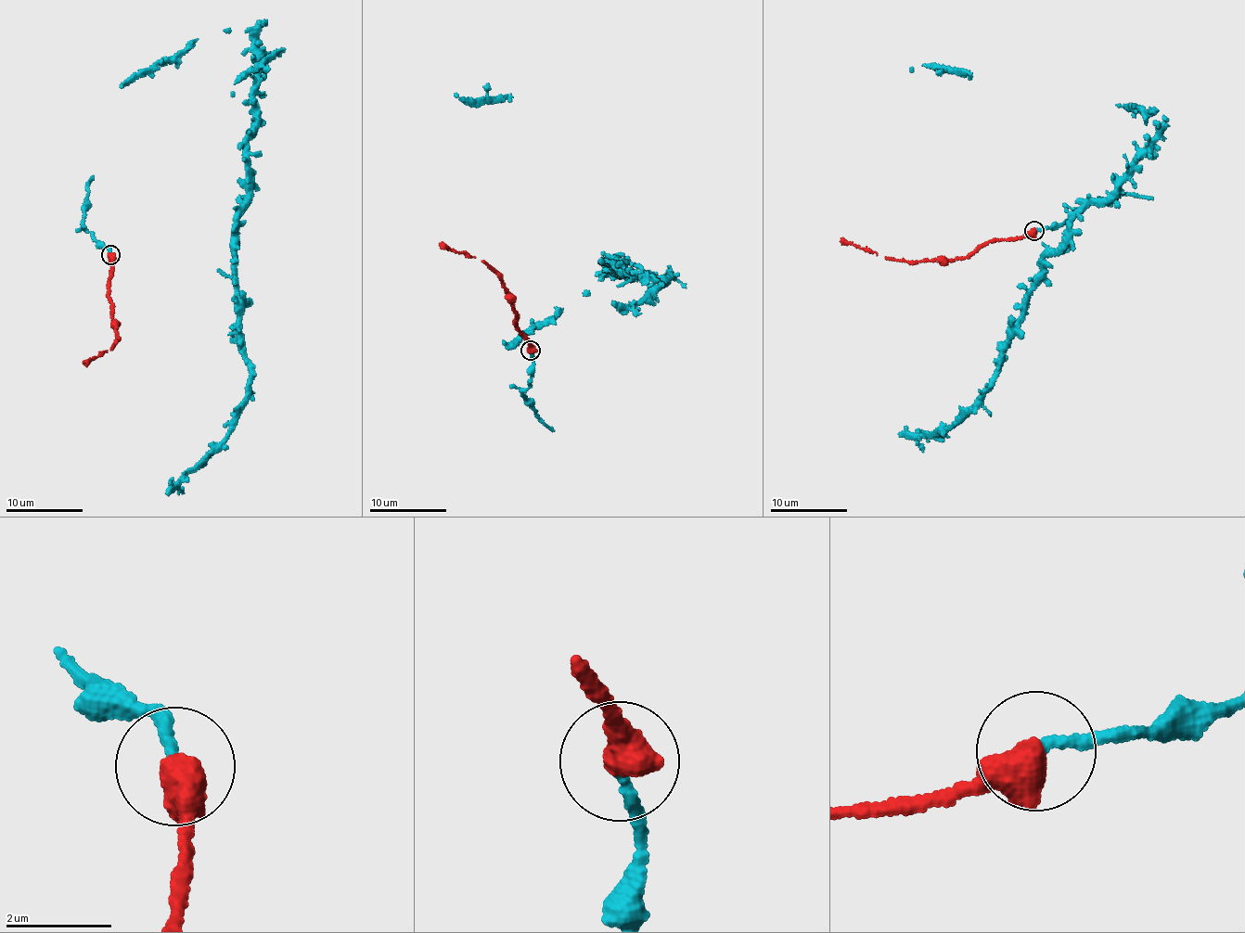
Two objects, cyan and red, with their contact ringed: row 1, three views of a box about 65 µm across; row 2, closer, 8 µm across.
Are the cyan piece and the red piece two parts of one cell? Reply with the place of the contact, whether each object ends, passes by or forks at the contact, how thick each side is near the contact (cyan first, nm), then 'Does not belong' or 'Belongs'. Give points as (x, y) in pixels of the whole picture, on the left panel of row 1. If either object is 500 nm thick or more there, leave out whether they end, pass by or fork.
Place: (110, 254). Thickness 200 nm (cyan) against 650 nm. Belongs

